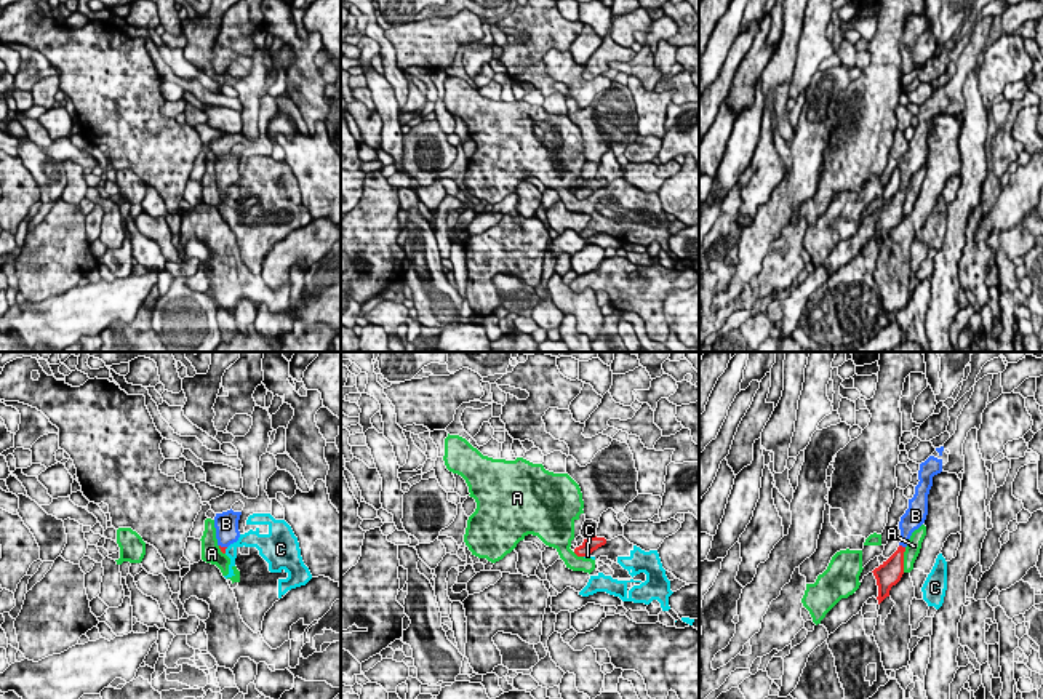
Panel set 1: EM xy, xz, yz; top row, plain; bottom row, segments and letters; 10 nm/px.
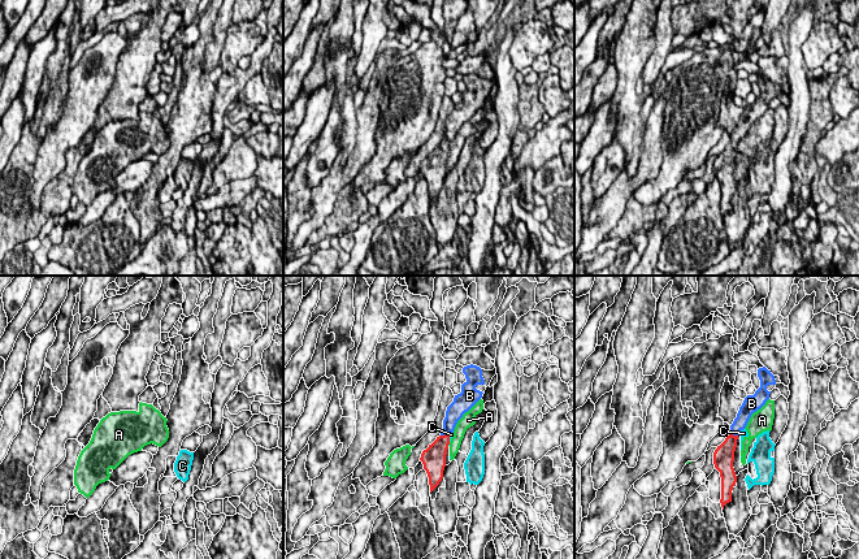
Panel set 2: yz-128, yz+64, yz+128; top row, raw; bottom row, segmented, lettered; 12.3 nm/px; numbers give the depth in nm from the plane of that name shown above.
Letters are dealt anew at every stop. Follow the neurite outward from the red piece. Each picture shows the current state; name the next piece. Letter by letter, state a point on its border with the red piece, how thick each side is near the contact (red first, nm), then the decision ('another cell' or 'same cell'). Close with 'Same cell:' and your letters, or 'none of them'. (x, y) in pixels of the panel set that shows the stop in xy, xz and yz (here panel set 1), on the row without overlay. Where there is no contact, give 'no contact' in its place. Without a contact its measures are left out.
A: yz (903, 202) | 240/140 nm | another cell
B: yz (901, 187) | 220/180 nm | same cell
C: xy (224, 192) | 60/130 nm | another cell
Same cell: B

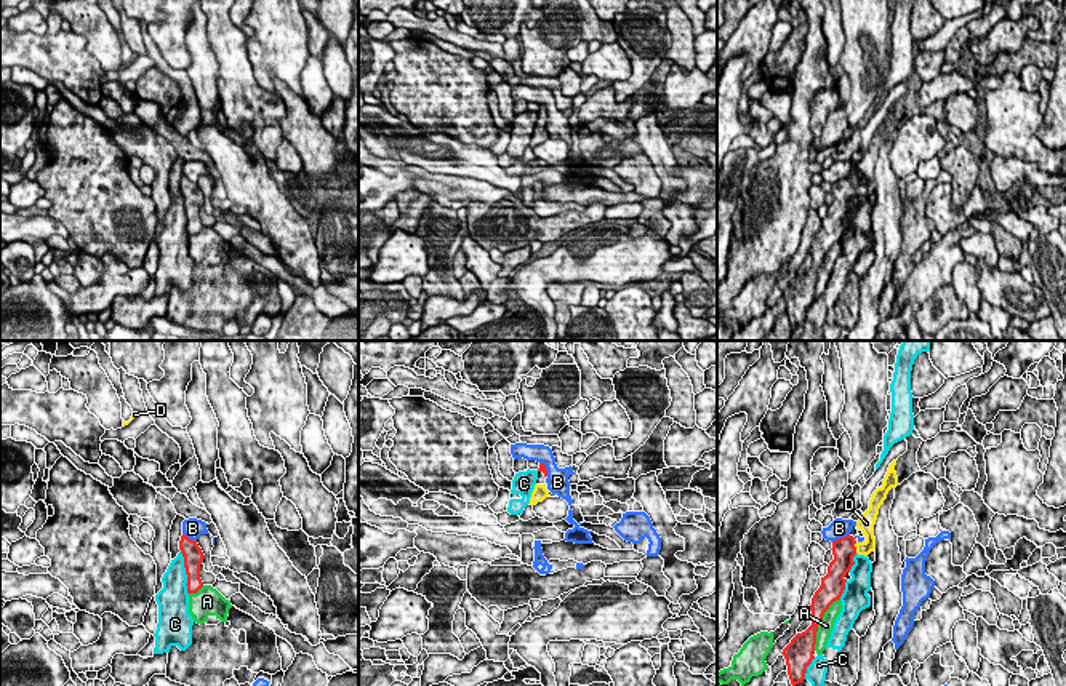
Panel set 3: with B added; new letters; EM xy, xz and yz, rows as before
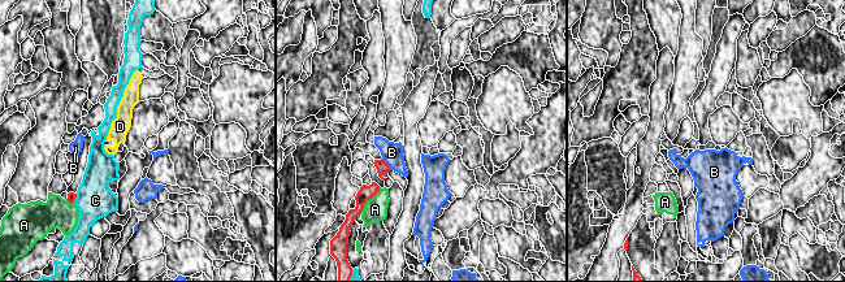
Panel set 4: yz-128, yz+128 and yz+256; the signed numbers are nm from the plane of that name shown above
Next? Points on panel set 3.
A: yz (820, 264) | 200/140 nm | another cell
B: yz (841, 179) | 240/190 nm | another cell
C: xy (186, 215) | 200/260 nm | another cell
D: yz (855, 189) | 240/140 nm | same cell
Same cell: D

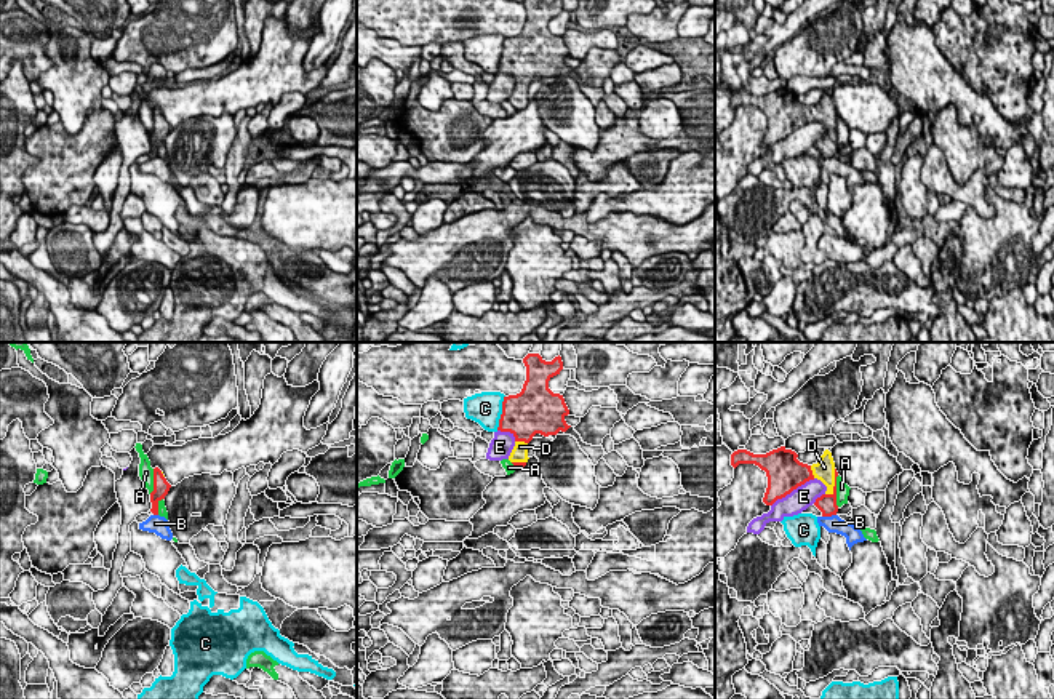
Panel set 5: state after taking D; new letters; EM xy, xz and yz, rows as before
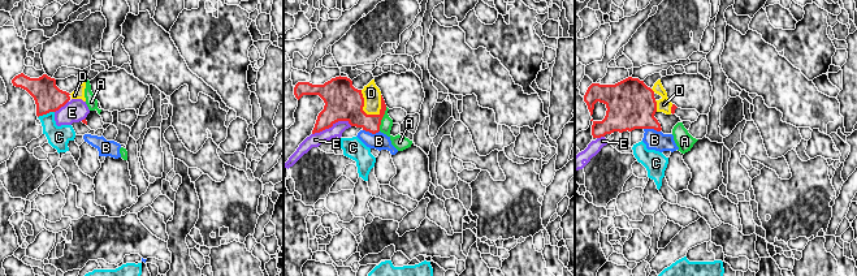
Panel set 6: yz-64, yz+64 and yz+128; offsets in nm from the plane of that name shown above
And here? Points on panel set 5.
A: yz (835, 133) | 190/130 nm | another cell
B: yz (829, 157) | 190/170 nm | another cell
C: xz (503, 55) | 440/320 nm | another cell
D: yz (835, 125) | 190/220 nm | same cell
E: yz (792, 131) | 360/220 nm | another cell
Same cell: D

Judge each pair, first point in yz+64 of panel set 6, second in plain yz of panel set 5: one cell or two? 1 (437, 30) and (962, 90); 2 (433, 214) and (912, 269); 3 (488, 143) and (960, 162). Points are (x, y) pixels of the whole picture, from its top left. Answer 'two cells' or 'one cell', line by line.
1: one cell
2: one cell
3: one cell

